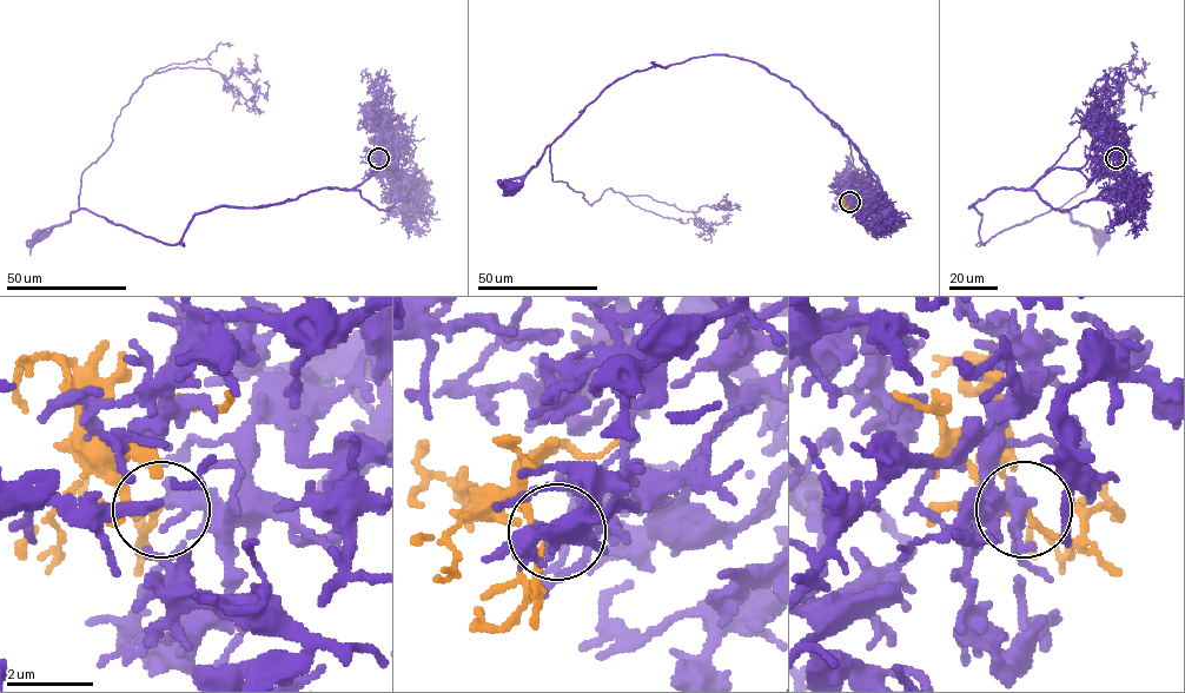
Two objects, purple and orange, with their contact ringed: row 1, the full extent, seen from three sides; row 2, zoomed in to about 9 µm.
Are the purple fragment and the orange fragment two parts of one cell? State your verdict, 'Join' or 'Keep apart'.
Join

